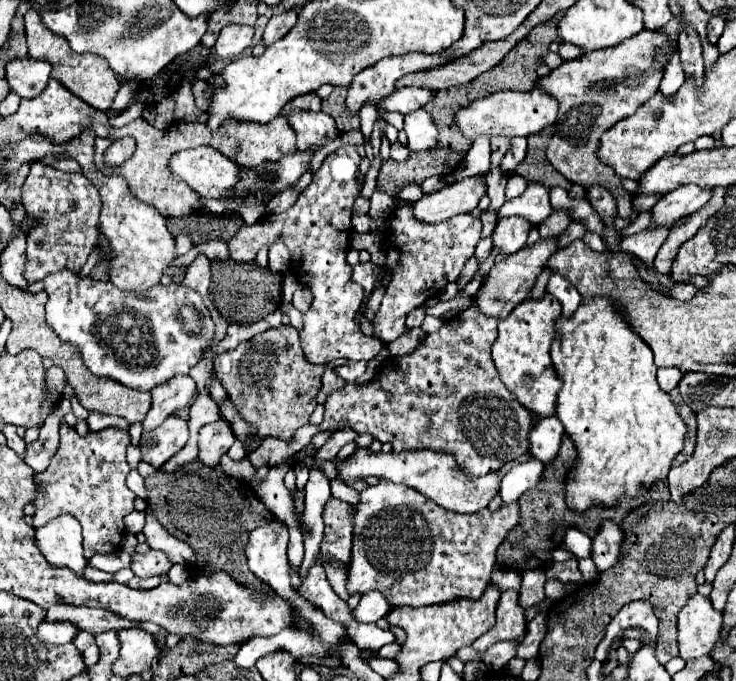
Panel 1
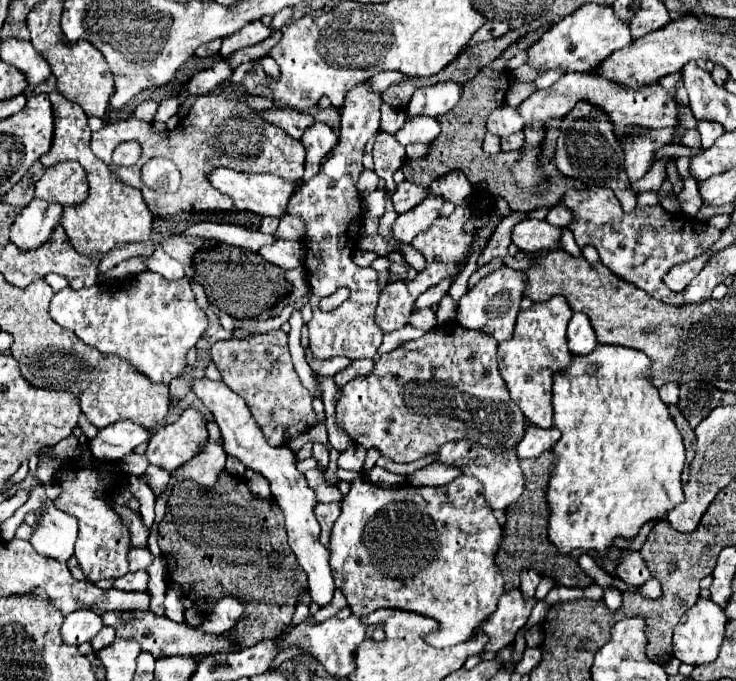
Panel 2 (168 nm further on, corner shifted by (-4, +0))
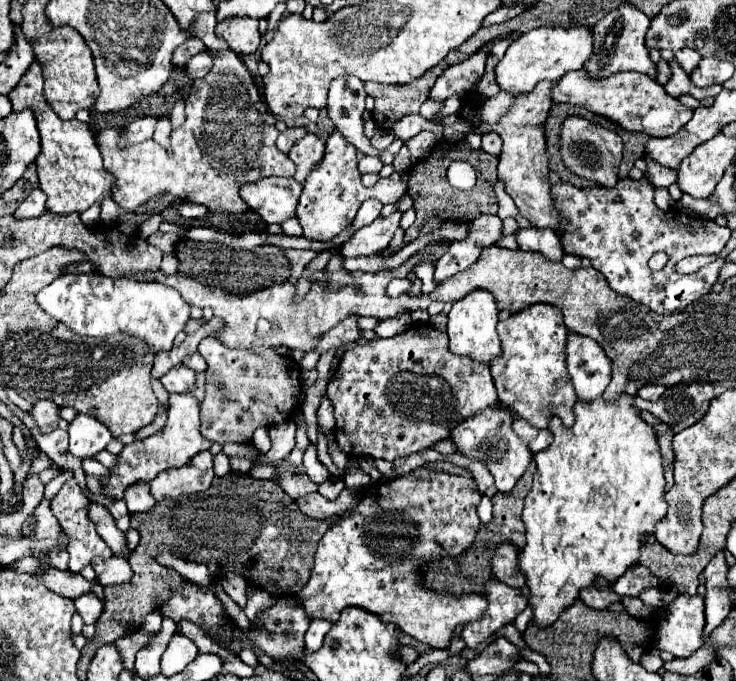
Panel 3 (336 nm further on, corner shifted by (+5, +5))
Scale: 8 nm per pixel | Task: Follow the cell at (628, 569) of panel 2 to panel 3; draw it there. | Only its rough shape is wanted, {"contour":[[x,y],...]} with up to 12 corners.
{"contour":[[633,565],[613,583],[617,595],[637,597],[657,579],[643,565]]}

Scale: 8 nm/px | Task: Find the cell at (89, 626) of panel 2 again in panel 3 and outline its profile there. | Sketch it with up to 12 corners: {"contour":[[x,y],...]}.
{"contour":[[81,595],[75,609],[85,625],[95,625],[105,603],[99,597]]}

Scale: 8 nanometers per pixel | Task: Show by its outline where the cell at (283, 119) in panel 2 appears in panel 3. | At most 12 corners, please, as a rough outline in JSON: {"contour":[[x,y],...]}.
{"contour":[[287,127],[277,145],[287,153],[305,135],[305,127]]}

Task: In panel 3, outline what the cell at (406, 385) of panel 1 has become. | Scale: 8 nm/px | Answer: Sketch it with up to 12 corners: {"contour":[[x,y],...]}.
{"contour":[[411,327],[349,349],[335,439],[385,461],[499,405],[489,367]]}

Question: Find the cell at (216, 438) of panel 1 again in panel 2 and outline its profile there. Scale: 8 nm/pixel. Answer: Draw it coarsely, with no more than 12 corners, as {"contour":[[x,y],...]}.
{"contour":[[216,422],[208,424],[204,452],[176,472],[178,482],[192,480],[212,488],[224,470],[226,452]]}

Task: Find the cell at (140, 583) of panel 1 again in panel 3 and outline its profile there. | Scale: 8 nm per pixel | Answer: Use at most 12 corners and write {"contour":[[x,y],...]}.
{"contour":[[125,557],[95,559],[97,581],[127,583],[133,577]]}

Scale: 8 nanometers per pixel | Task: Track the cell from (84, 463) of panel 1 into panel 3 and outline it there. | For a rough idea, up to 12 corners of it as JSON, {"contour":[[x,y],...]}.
{"contour":[[73,479],[51,499],[69,537],[69,569],[81,573],[95,557],[111,559]]}

